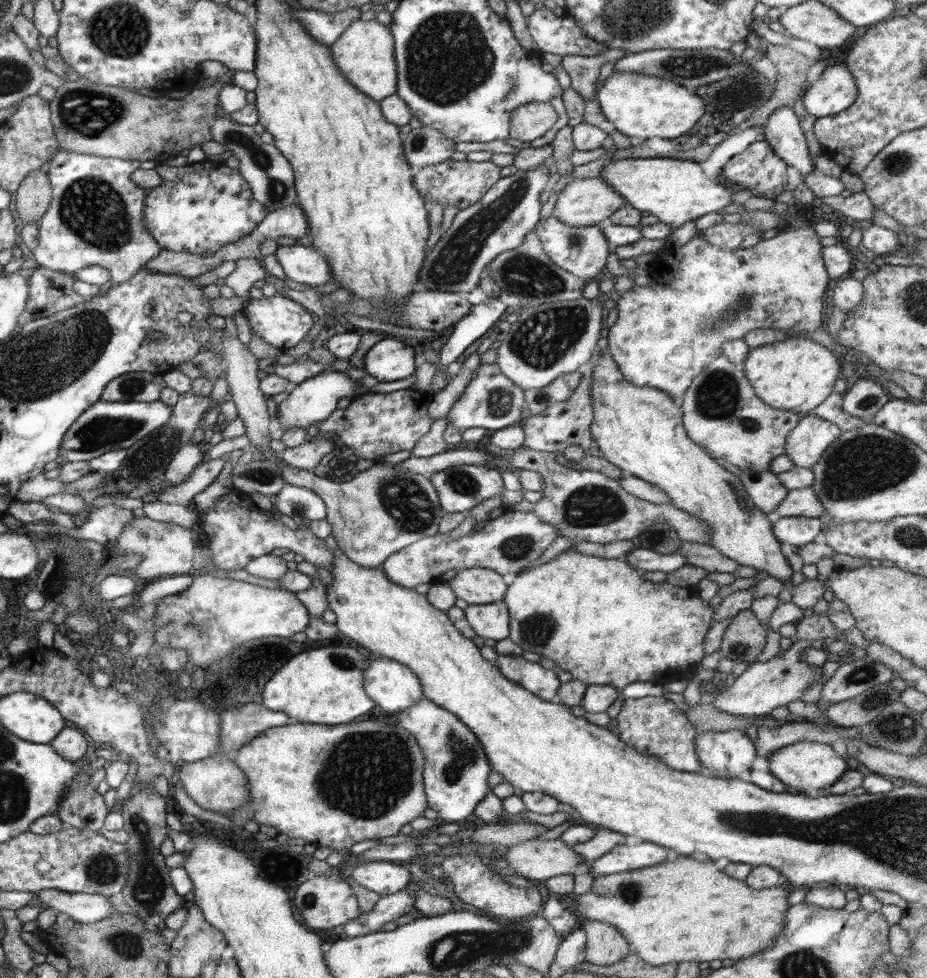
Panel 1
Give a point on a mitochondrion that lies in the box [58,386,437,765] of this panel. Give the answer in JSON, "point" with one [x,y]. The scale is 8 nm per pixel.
{"point":[102,431]}

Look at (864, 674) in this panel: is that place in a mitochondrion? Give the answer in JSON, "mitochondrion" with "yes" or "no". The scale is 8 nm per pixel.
{"mitochondrion":"yes"}

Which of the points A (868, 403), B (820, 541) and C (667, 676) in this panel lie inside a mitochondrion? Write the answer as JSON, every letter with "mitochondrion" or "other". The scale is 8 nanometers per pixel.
{"A":"mitochondrion","B":"other","C":"other"}

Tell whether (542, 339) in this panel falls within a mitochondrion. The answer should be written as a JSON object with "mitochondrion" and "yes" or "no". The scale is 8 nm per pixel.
{"mitochondrion":"yes"}

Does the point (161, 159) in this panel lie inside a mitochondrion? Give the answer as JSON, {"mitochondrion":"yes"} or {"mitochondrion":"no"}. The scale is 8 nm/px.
{"mitochondrion":"no"}

